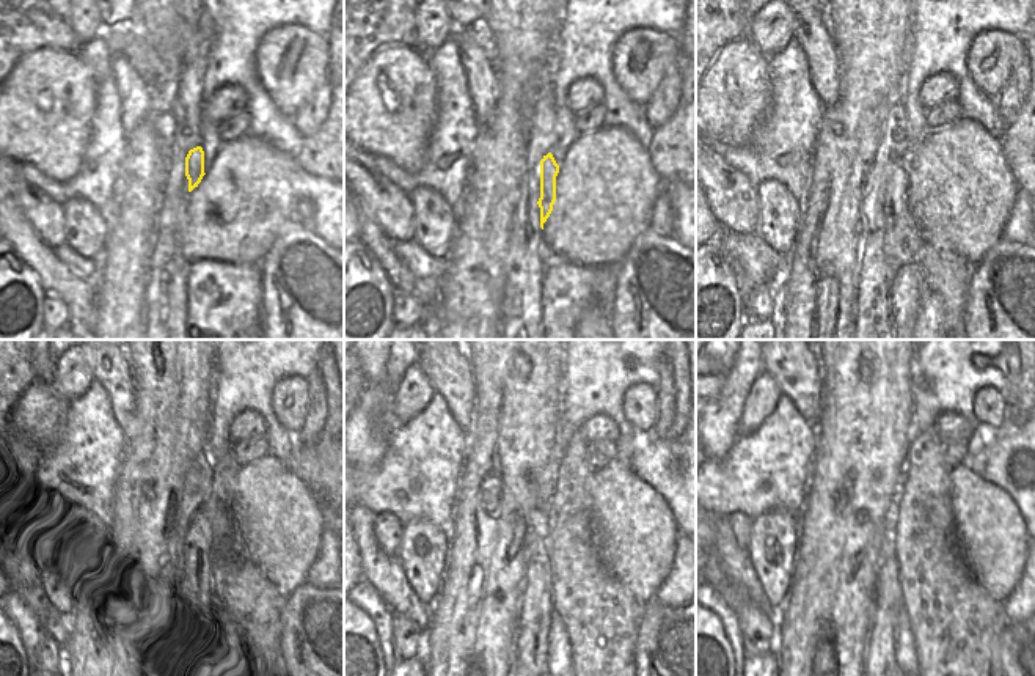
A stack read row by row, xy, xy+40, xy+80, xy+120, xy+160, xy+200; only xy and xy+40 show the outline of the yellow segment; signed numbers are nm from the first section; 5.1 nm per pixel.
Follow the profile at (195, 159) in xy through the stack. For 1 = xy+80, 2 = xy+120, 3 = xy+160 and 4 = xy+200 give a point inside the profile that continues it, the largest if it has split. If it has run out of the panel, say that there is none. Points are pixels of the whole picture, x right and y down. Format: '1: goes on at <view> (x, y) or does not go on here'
1: goes on at xy+80 (903, 241)
2: goes on at xy+120 (193, 582)
3: goes on at xy+160 (537, 606)
4: goes on at xy+200 (888, 598)

